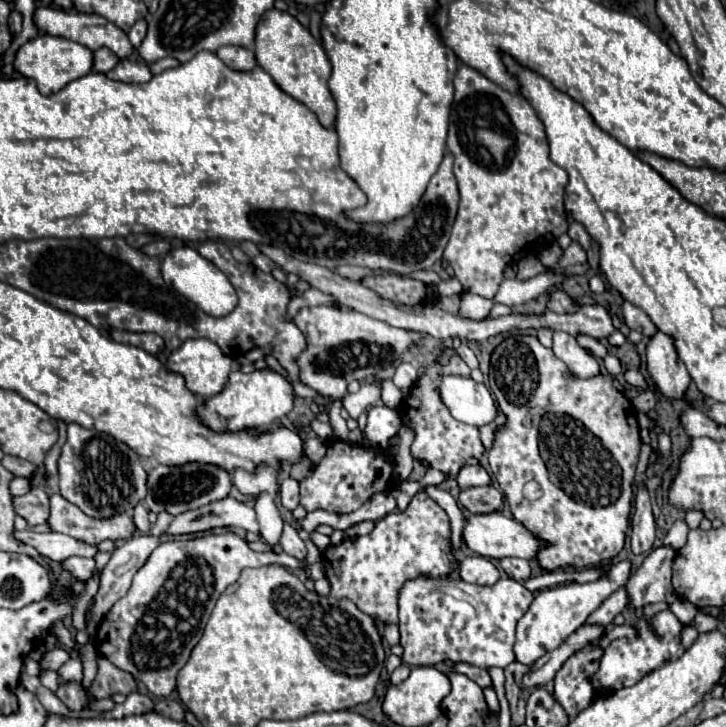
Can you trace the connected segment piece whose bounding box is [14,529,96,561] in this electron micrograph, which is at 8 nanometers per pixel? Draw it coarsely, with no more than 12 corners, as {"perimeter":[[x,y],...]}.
{"perimeter":[[14,531],[52,561],[96,555],[96,545],[56,531]]}

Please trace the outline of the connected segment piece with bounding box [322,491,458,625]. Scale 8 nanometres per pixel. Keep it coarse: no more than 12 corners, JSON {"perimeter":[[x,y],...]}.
{"perimeter":[[424,491],[322,555],[330,595],[384,625],[418,575],[458,569]]}

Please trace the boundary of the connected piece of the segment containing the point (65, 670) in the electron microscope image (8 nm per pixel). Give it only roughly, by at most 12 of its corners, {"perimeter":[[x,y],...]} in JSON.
{"perimeter":[[70,658],[58,669],[64,681],[82,681],[82,663]]}

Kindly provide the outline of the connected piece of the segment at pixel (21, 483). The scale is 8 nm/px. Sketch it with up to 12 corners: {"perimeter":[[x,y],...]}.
{"perimeter":[[14,477],[10,483],[12,495],[30,491],[30,479]]}

